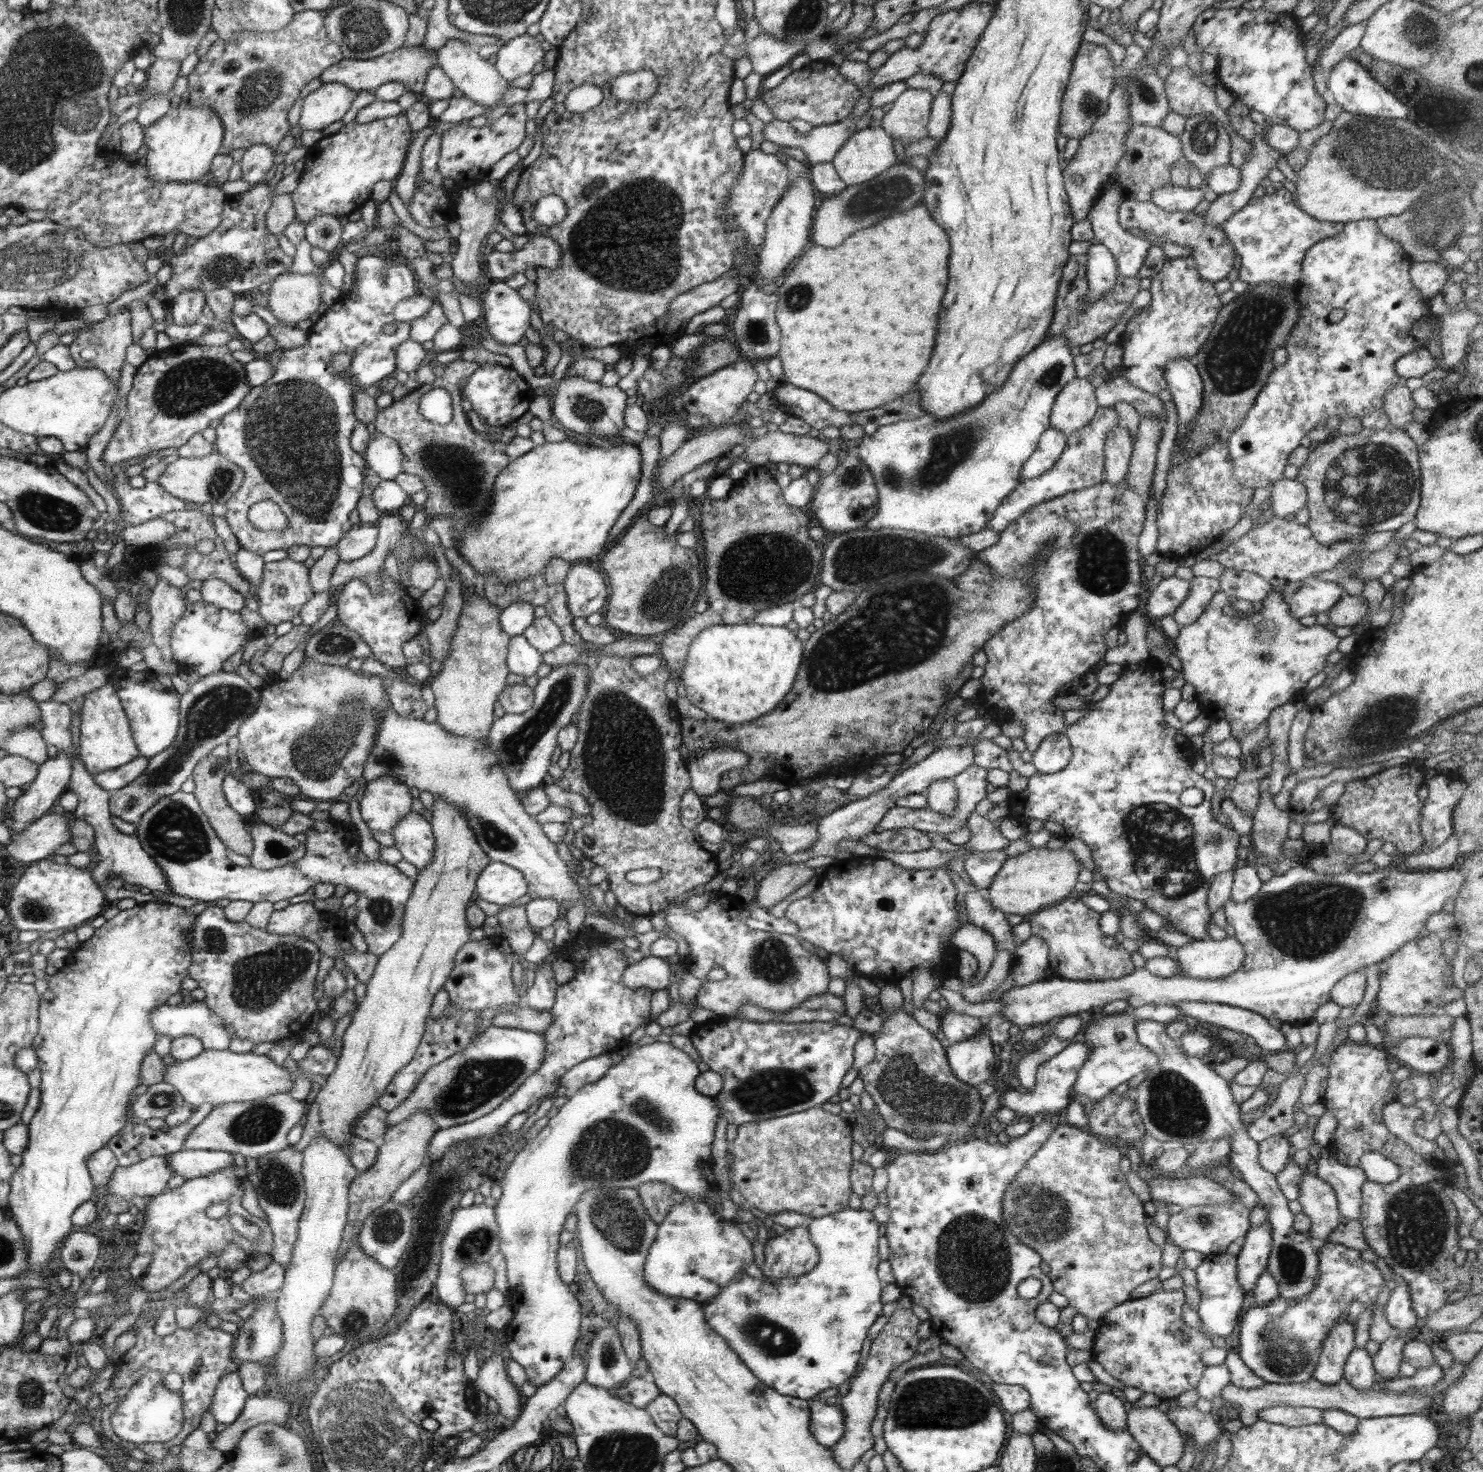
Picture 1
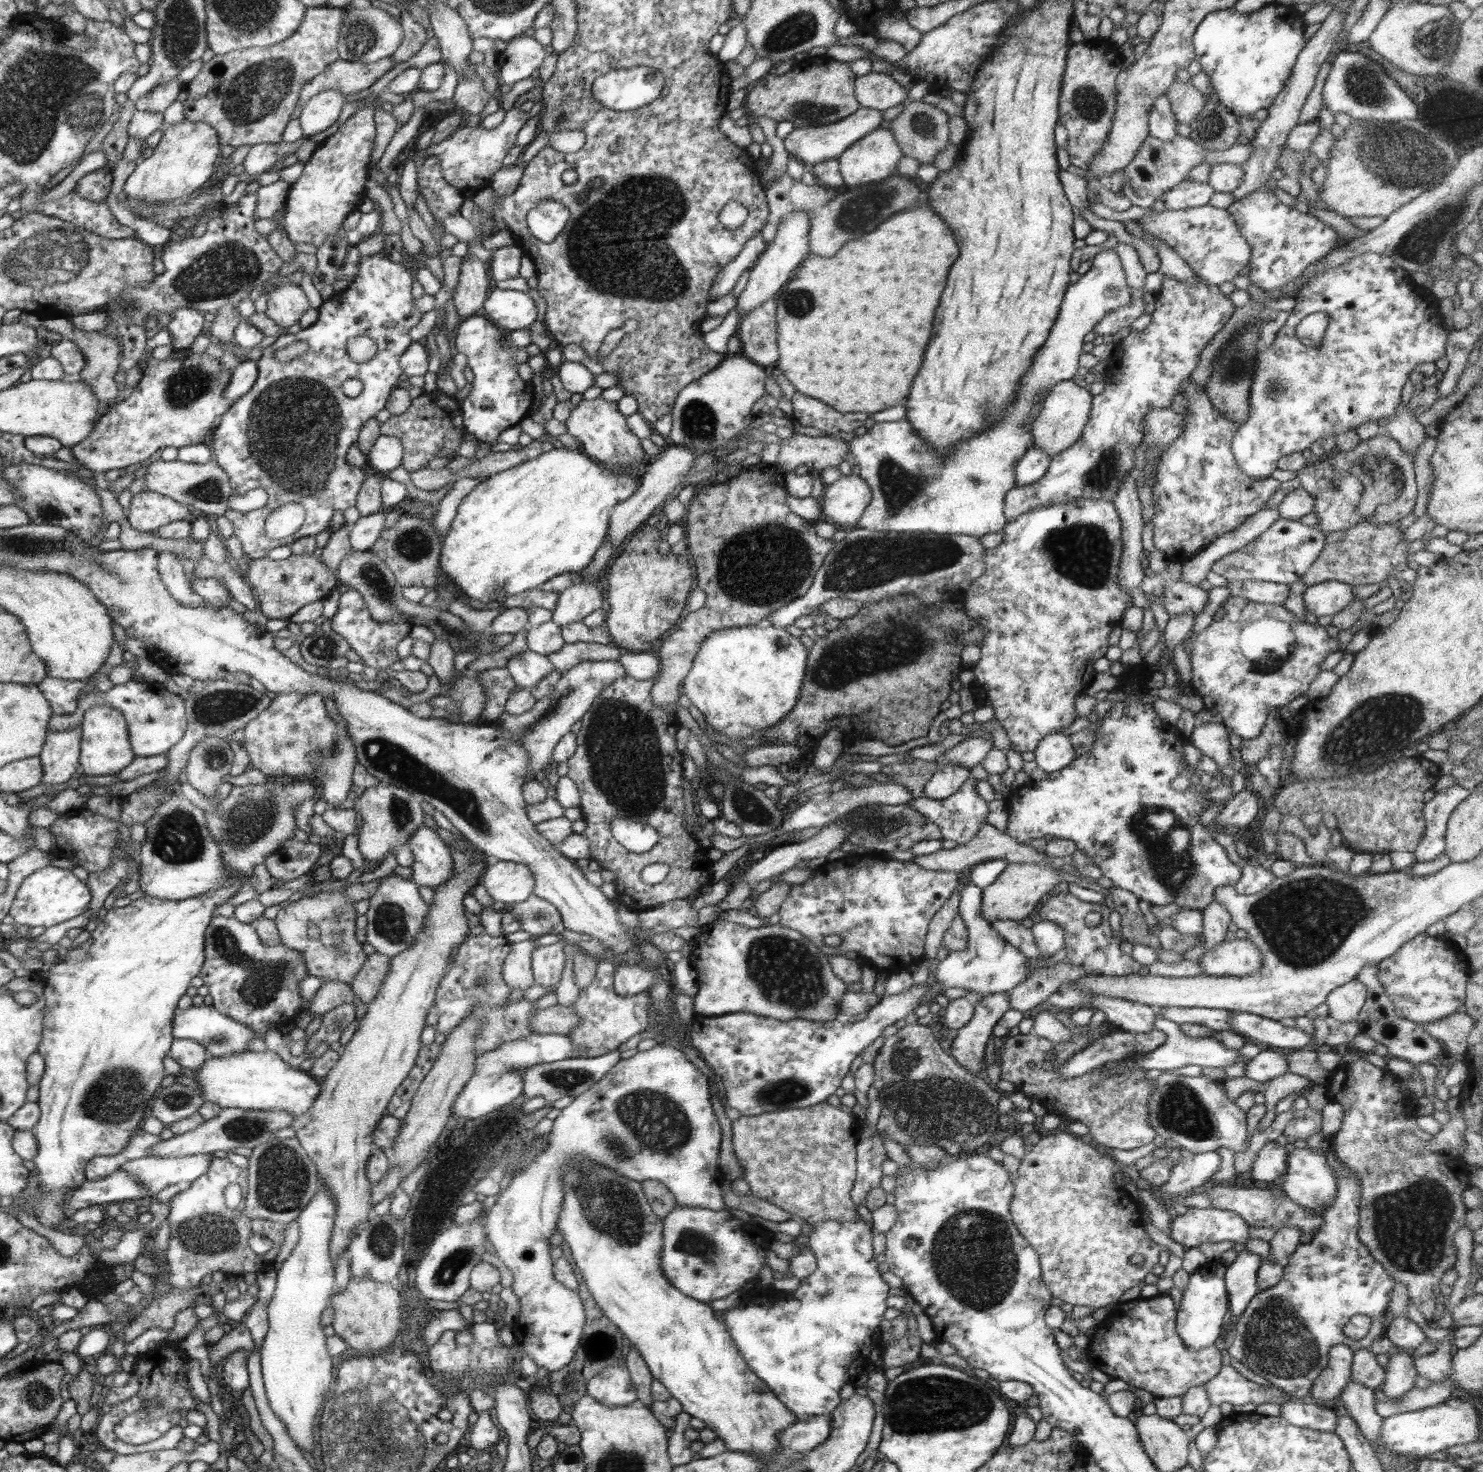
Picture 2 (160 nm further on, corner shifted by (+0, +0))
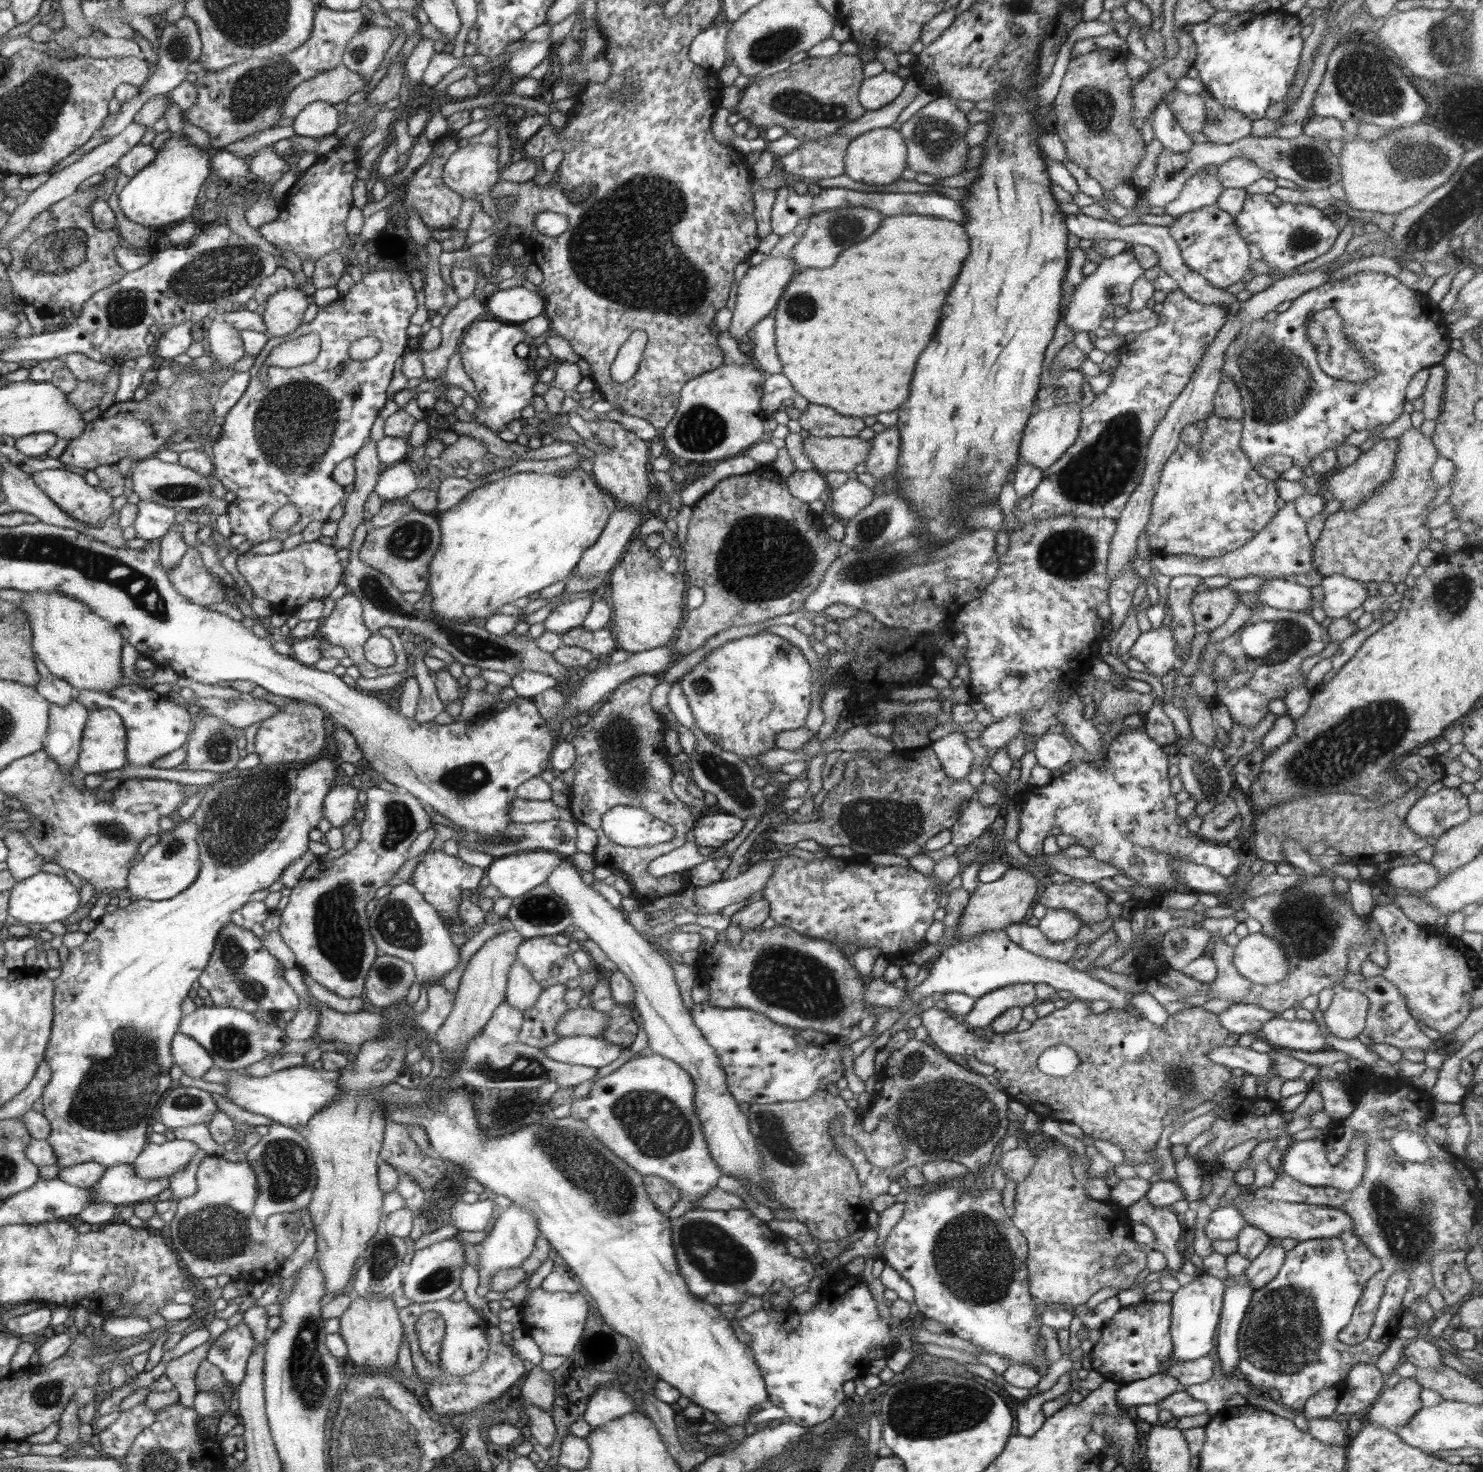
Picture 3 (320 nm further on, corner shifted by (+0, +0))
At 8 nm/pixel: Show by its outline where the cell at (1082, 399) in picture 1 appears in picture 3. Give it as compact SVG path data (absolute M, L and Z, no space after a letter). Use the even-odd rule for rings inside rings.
M1080 402L1054 405L1052 409L1036 411L1031 415L1025 426L1019 448L1019 455L1024 458L1025 463L1031 464L1044 471L1047 468L1051 468L1051 466L1066 452L1066 449L1070 448L1070 446L1076 442L1079 435L1082 410L1077 407L1078 404L1080 404Z

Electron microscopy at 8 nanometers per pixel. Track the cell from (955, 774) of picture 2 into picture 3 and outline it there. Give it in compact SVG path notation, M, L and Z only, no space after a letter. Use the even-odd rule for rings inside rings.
M952 732L930 745L938 761L942 762L942 770L952 780L968 778L975 758L974 753L966 744L967 738L964 734L965 732Z

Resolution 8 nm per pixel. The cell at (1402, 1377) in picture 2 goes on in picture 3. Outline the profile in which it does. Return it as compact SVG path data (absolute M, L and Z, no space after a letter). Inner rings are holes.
M1415 1377L1402 1378L1394 1387L1384 1388L1373 1405L1365 1411L1363 1417L1374 1426L1383 1426L1390 1433L1396 1433L1399 1426L1404 1426L1423 1407L1419 1394L1423 1388L1416 1382Z

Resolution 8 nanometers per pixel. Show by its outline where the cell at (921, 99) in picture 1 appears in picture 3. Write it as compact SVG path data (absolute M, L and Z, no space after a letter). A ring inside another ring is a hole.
M936 97L930 103L916 111L908 121L900 124L900 132L907 144L907 168L914 172L926 172L939 179L960 174L968 162L967 150L971 147L965 139L966 131L971 127L966 113L960 110L950 97Z

